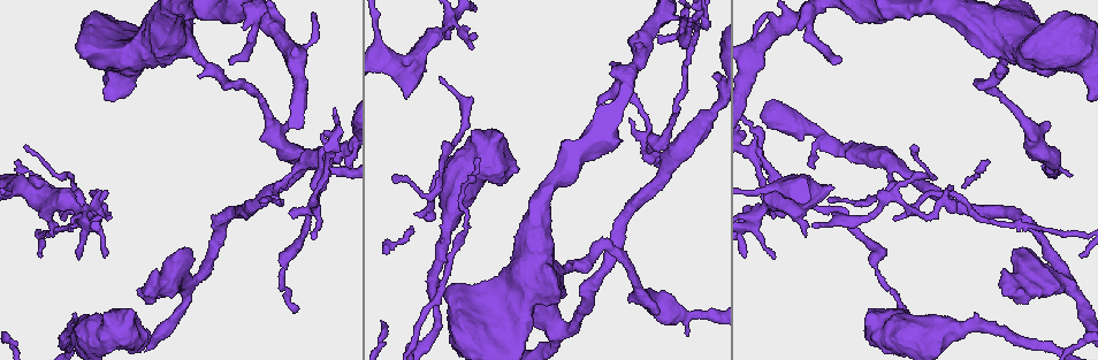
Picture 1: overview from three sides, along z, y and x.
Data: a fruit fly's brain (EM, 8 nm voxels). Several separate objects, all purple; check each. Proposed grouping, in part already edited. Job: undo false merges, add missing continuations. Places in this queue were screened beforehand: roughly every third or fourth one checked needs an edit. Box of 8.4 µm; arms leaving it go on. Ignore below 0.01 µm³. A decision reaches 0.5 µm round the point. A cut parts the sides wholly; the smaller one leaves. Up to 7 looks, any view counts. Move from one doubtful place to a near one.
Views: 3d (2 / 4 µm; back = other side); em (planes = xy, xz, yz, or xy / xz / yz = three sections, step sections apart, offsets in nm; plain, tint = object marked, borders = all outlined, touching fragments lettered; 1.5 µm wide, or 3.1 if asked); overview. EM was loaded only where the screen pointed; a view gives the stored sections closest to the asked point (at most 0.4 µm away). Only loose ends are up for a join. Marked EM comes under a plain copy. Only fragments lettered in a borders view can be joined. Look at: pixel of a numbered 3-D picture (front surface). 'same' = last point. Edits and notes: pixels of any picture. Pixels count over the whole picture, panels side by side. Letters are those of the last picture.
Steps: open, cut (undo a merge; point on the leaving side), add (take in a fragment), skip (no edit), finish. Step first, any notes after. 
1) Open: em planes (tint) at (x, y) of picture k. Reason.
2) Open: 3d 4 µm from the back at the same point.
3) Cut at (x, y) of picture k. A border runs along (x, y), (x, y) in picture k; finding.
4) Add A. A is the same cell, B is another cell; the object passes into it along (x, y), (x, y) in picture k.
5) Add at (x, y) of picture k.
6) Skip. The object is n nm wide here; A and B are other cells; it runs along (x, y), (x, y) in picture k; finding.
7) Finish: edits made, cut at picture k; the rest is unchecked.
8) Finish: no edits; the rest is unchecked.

Open: 3d 4 µm at (1072, 175) of picture 1.

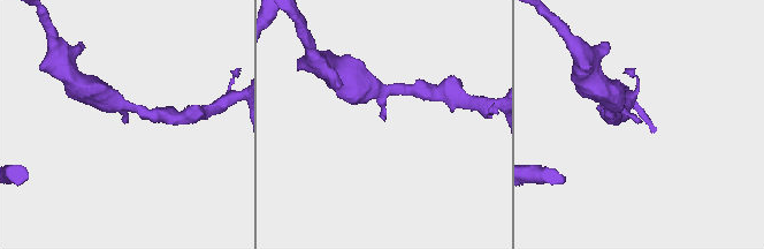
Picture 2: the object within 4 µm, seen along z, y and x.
Open: em yz step 8 (borders) at (384, 119) of picture 2.

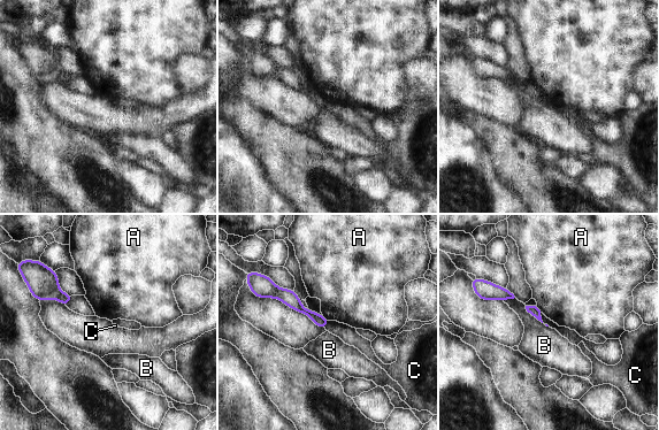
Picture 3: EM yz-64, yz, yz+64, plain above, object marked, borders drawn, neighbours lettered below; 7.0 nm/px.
Open: em planes (borders) at the same point.

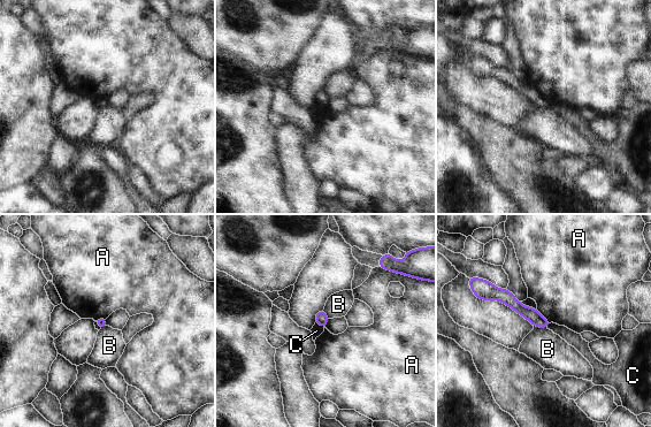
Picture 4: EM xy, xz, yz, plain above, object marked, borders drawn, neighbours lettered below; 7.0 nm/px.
Skip. A, B and C are other cells; a border runs along (531, 322), (535, 326), (546, 328) in picture 4; no lettered fragment goes on from it.

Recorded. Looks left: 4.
Open: 3d 2 µm at (108, 216) of picture 1. Branch stops here.

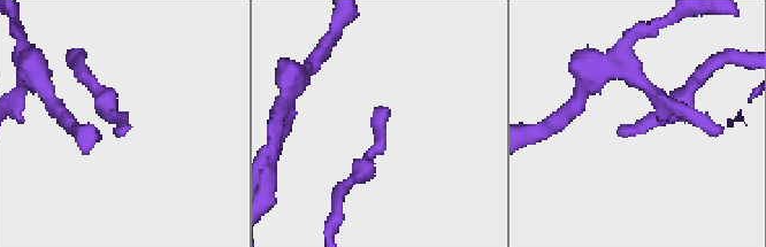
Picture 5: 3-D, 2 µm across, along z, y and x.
Open: em planes (borders) at (383, 110) of picture 5.

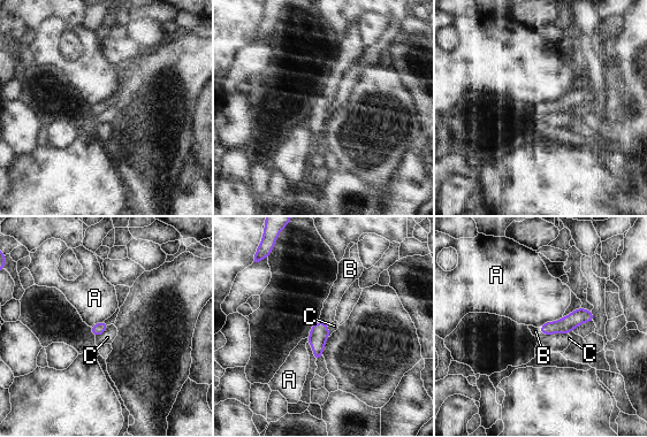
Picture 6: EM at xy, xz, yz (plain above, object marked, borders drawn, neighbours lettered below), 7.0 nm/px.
Add B. B is the same cell, A and C are other cells; the object passes into it along (319, 334), (325, 323), (328, 313) in picture 6; the cell continues.

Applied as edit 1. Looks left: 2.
Open: overview. See it whole again.

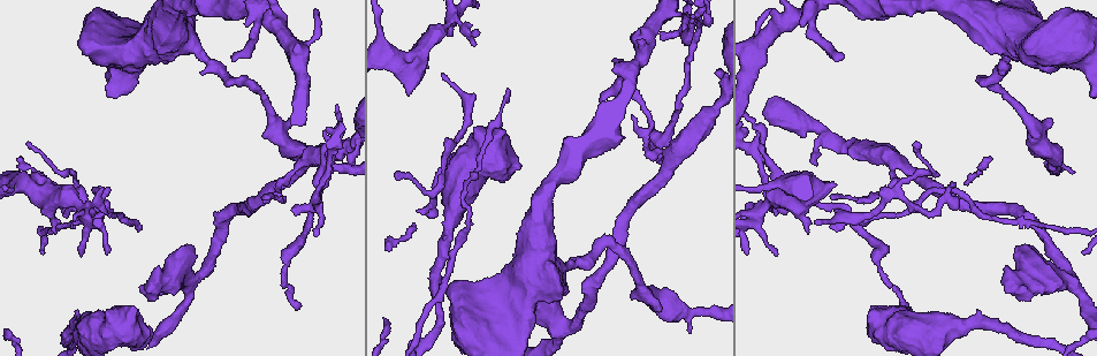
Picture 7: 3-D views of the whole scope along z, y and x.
Open: em planes (borders) at (1083, 253) of picture 7. Tapers out.

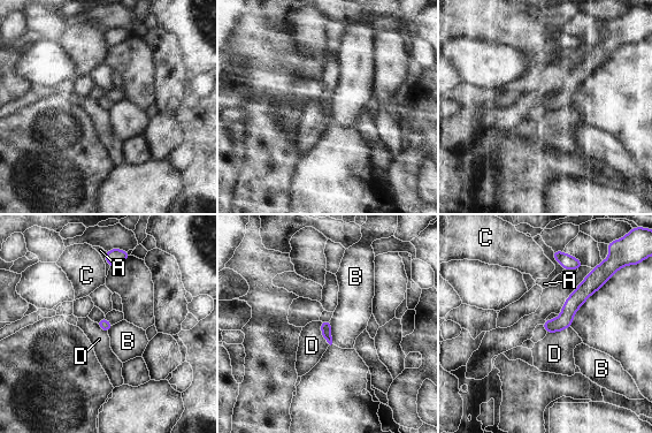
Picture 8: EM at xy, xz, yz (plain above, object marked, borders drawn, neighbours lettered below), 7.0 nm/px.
Skip. A, B, C and D are other cells; it runs along (592, 278), (568, 312), (549, 329) in picture 8; no lettered fragment goes on from it.

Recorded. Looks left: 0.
Finish: edits made, add at picture 6; the rest is unchecked.

